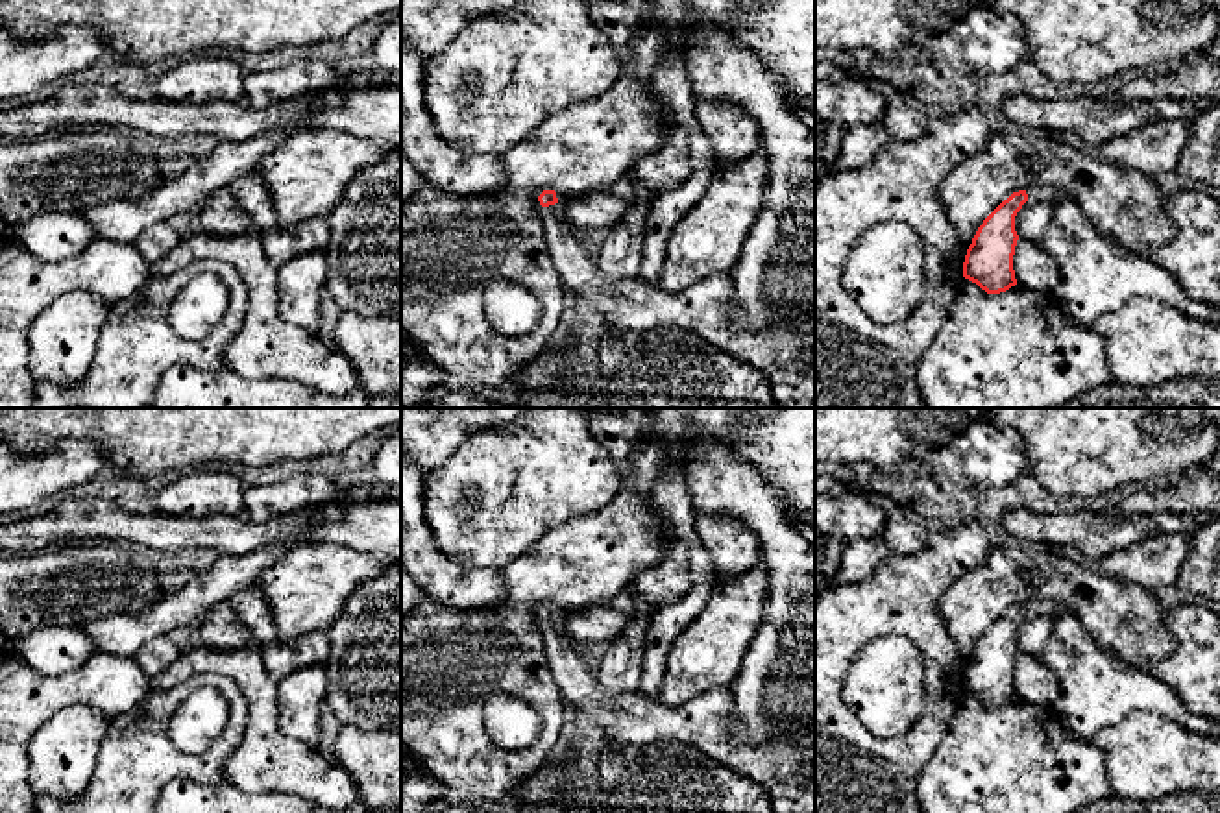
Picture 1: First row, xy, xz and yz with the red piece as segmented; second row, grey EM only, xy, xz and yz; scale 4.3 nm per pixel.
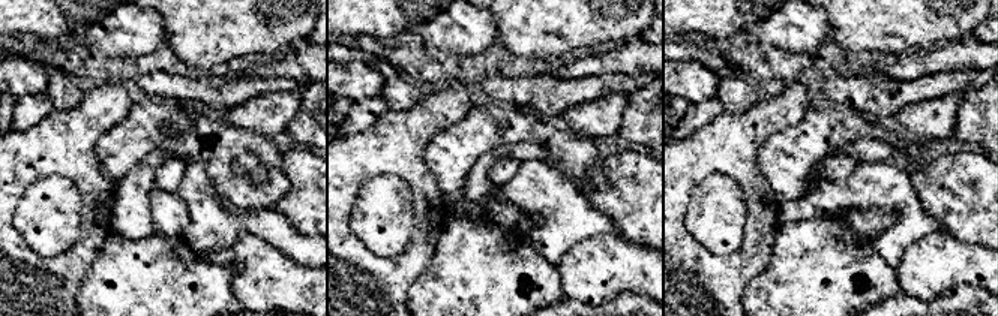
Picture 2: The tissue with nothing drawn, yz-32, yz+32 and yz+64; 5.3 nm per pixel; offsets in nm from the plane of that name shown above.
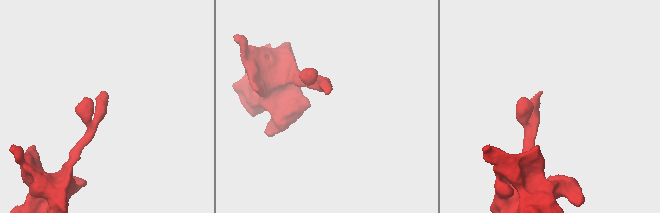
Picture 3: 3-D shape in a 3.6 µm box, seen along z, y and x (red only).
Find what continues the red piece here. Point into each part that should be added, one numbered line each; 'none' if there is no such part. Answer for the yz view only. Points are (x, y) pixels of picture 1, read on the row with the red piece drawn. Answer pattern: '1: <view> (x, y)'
1: yz (1054, 194)

